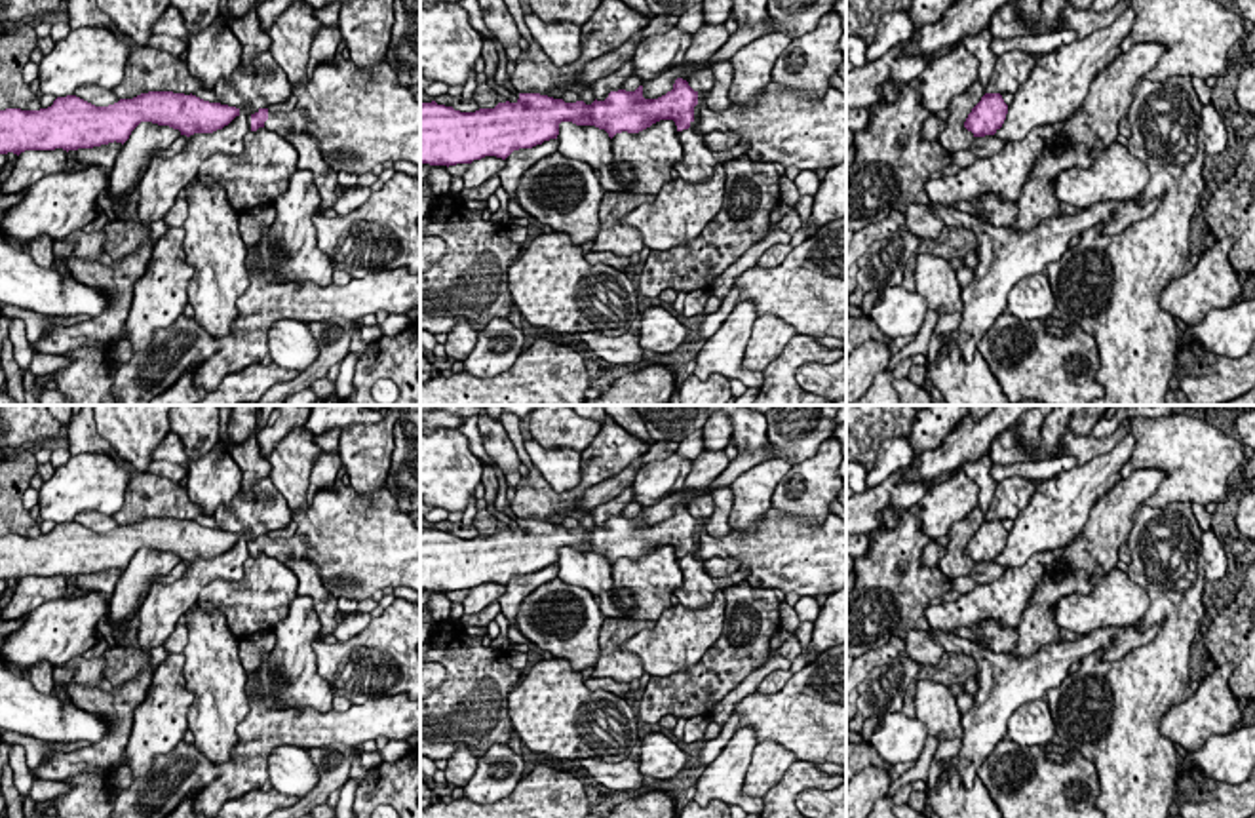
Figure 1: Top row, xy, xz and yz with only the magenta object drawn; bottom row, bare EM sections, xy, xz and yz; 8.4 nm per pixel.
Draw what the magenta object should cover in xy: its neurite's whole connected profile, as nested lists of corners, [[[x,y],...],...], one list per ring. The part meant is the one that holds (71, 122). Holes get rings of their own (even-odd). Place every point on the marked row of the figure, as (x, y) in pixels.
[[[148,91],[95,107],[76,95],[57,97],[40,110],[0,110],[0,154],[25,150],[78,150],[126,143],[141,122],[169,126],[181,135],[213,133],[228,126],[240,108],[196,95]]]

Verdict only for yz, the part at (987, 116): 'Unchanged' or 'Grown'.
Unchanged

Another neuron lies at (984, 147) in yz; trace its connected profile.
[[[994,135],[974,137],[970,150],[975,158],[991,158],[996,156],[1004,148],[1004,141]]]

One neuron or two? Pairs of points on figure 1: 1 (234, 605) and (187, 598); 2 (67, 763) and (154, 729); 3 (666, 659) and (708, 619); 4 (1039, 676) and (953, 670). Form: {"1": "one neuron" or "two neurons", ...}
{"1": "two neurons", "2": "two neurons", "3": "one neuron", "4": "two neurons"}

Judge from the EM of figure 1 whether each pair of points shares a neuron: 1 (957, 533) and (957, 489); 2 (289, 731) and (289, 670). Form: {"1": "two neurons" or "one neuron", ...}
{"1": "two neurons", "2": "two neurons"}

